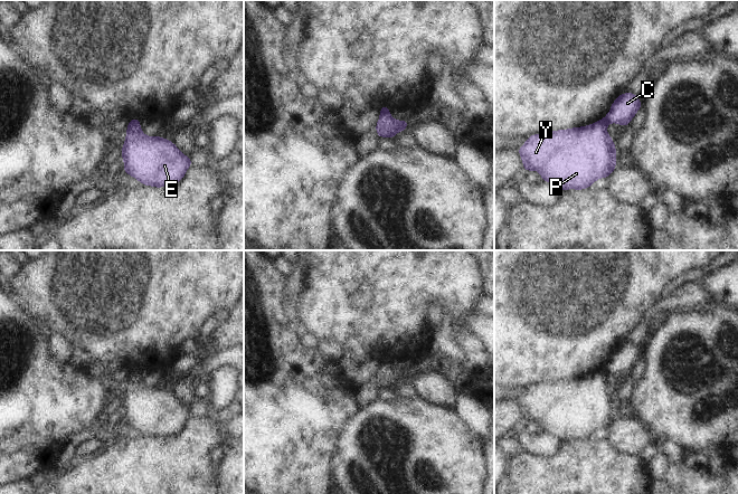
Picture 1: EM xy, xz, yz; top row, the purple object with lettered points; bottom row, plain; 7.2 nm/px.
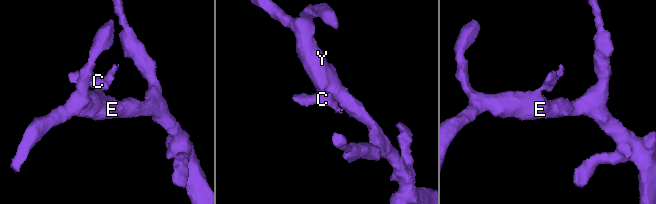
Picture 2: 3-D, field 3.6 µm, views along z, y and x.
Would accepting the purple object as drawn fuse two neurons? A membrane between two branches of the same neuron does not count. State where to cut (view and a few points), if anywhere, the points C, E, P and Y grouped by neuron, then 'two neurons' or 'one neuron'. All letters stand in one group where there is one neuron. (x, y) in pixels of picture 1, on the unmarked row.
cut yz (603, 369), (606, 373); groups C / E P Y; two neurons

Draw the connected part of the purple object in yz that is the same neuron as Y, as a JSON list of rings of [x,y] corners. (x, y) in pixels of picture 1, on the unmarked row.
[[[602,369],[583,378],[529,386],[528,391],[517,399],[522,409],[524,424],[537,420],[542,431],[548,431],[561,441],[583,440],[593,437],[597,429],[608,428],[616,418],[617,402],[606,377],[606,371]]]

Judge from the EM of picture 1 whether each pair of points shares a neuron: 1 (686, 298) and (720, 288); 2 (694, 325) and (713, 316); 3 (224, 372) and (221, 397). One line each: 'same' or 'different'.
1: different
2: same
3: same

